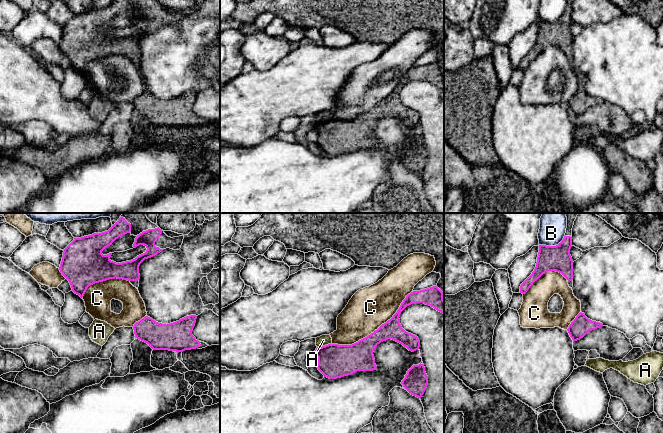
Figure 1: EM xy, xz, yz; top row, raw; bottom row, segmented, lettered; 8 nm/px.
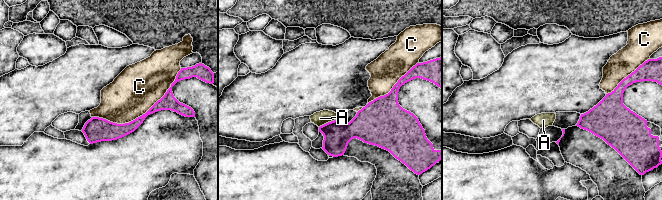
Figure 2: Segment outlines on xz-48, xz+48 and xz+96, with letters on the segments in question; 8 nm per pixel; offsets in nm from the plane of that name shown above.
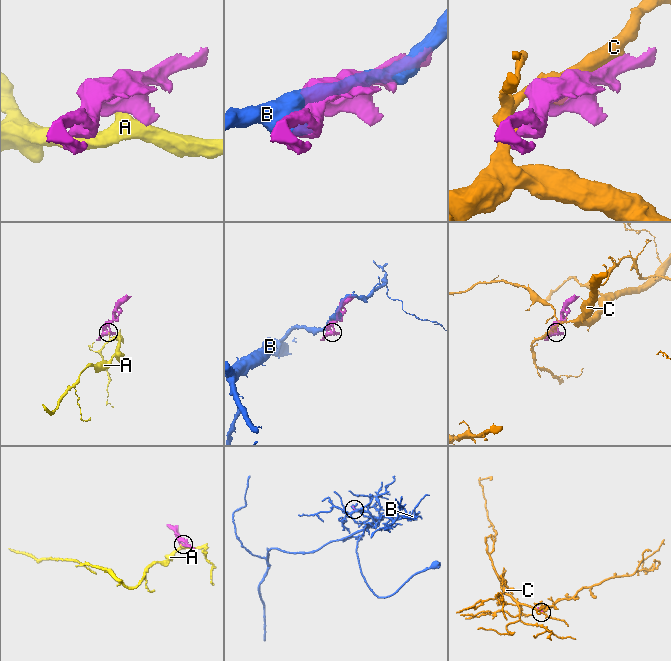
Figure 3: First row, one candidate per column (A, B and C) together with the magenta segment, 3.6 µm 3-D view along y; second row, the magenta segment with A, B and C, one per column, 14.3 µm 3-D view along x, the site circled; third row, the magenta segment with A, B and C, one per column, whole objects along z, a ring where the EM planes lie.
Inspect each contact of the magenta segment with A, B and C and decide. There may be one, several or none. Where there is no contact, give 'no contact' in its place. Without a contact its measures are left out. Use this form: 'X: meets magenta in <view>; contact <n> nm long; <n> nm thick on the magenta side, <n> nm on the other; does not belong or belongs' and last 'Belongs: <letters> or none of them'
A: meets magenta in xz; contact 120 nm long; 280 nm thick on the magenta side, 90 nm on the other; does not belong
B: meets magenta in yz; contact 220 nm long; 220 nm thick on the magenta side, 180 nm on the other; does not belong
C: meets magenta in xz; contact 800 nm long; 220 nm thick on the magenta side, 320 nm on the other; does not belong
Belongs: none of them

